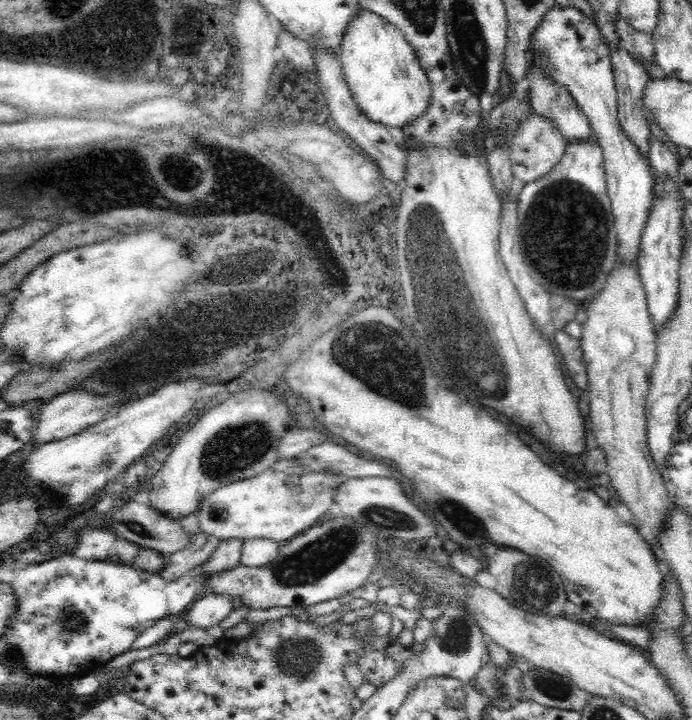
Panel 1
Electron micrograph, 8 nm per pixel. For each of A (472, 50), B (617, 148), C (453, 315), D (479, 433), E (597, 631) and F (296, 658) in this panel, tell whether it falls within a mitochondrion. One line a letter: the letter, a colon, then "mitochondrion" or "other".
A: mitochondrion
B: other
C: mitochondrion
D: other
E: other
F: mitochondrion

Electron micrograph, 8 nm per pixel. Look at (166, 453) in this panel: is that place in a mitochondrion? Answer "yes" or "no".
no

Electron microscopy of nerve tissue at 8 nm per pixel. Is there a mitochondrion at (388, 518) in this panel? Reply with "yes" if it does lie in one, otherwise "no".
yes

